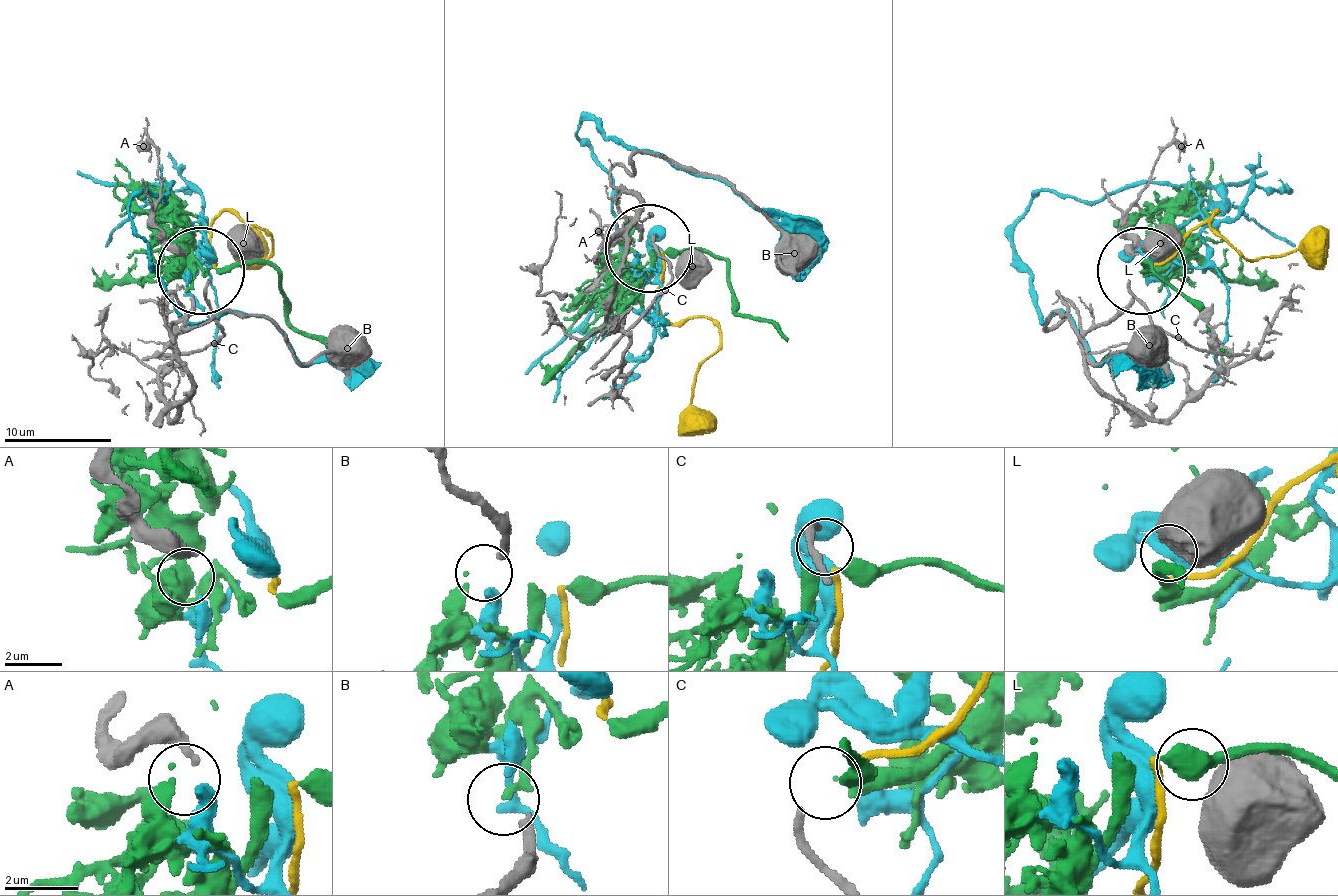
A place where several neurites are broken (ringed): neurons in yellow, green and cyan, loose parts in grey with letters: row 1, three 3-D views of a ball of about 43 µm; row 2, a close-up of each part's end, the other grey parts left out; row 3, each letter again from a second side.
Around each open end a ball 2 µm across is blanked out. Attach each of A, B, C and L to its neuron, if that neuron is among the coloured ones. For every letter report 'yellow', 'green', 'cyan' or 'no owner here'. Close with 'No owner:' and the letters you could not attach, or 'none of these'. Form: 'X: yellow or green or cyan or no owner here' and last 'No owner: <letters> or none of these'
A: cyan
B: no owner here
C: yellow
L: no owner here
No owner: B, L

